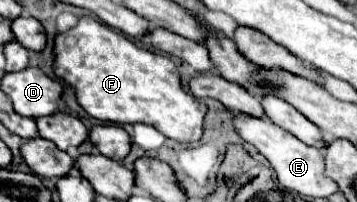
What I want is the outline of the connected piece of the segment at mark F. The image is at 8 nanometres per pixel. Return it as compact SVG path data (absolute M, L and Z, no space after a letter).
M83 16L79 24L55 38L55 64L53 70L59 78L63 78L69 86L77 90L77 100L83 110L101 120L111 124L149 124L155 126L161 134L175 142L191 144L197 142L203 134L203 118L207 114L207 106L197 102L197 98L189 96L181 86L181 76L173 60L161 54L153 54L149 50L137 48L129 38L115 32L103 22L97 22L91 16Z

